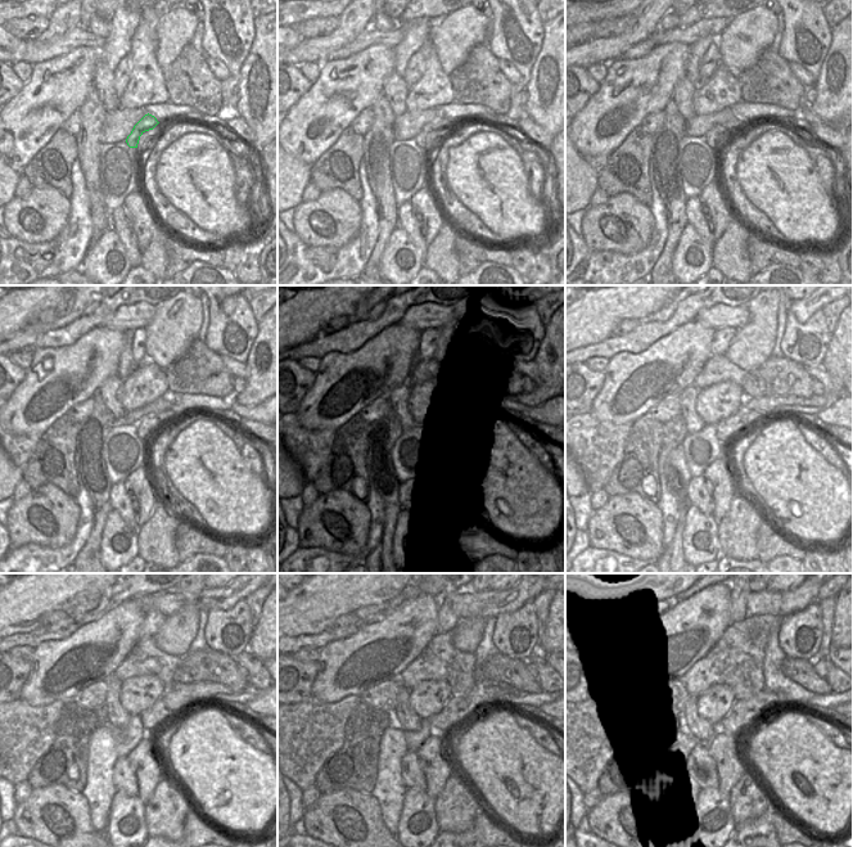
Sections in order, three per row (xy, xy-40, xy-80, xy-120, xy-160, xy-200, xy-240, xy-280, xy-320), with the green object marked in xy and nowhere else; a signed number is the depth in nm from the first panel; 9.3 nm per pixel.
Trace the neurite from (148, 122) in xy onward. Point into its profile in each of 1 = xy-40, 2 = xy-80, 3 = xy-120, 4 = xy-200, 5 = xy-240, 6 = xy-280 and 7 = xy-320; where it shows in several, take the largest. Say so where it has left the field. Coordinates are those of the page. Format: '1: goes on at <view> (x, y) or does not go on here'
1: goes on at xy-40 (438, 122)
2: goes on at xy-80 (713, 136)
3: goes on at xy-120 (161, 411)
4: goes on at xy-200 (744, 417)
5: goes on at xy-240 (172, 701)
6: goes on at xy-280 (457, 708)
7: goes on at xy-320 (744, 712)

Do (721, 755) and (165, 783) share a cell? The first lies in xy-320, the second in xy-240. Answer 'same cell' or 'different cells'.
different cells

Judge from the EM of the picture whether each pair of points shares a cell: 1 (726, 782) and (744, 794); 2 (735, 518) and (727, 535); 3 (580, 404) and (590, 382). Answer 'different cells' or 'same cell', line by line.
1: different cells
2: same cell
3: same cell

